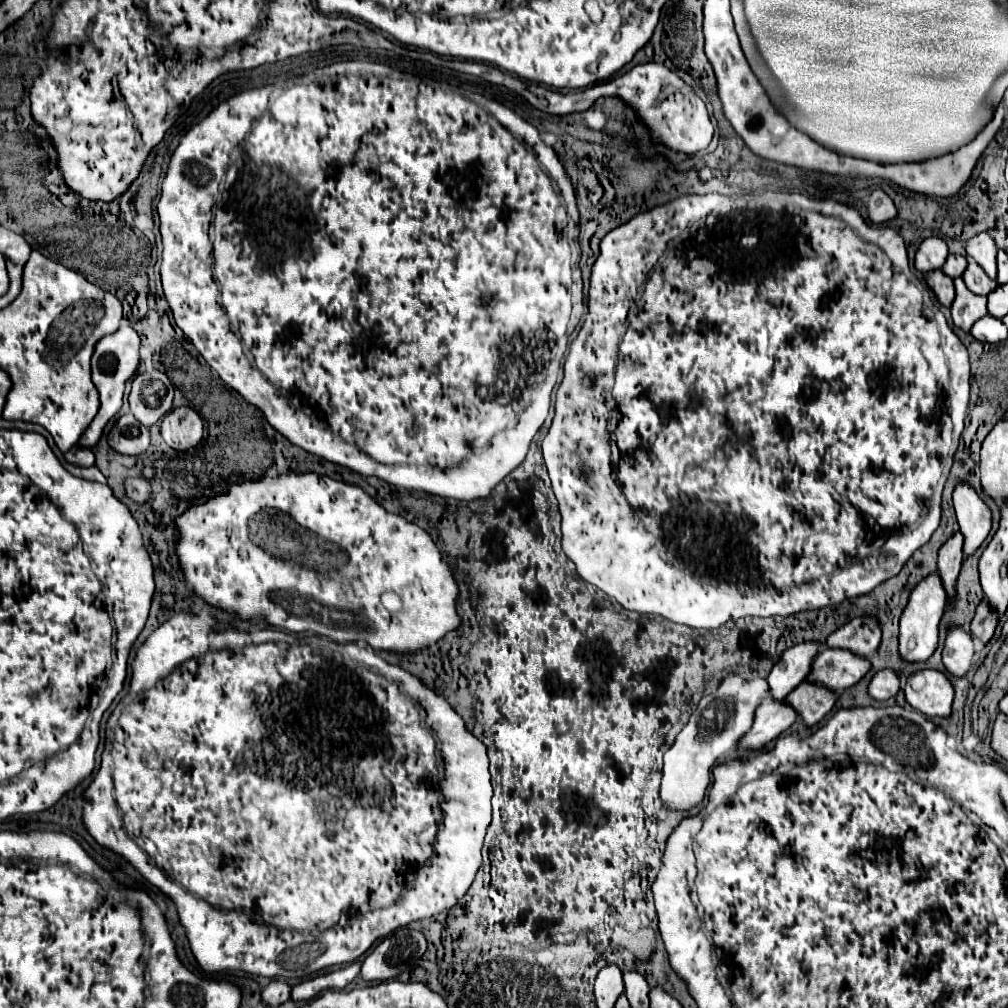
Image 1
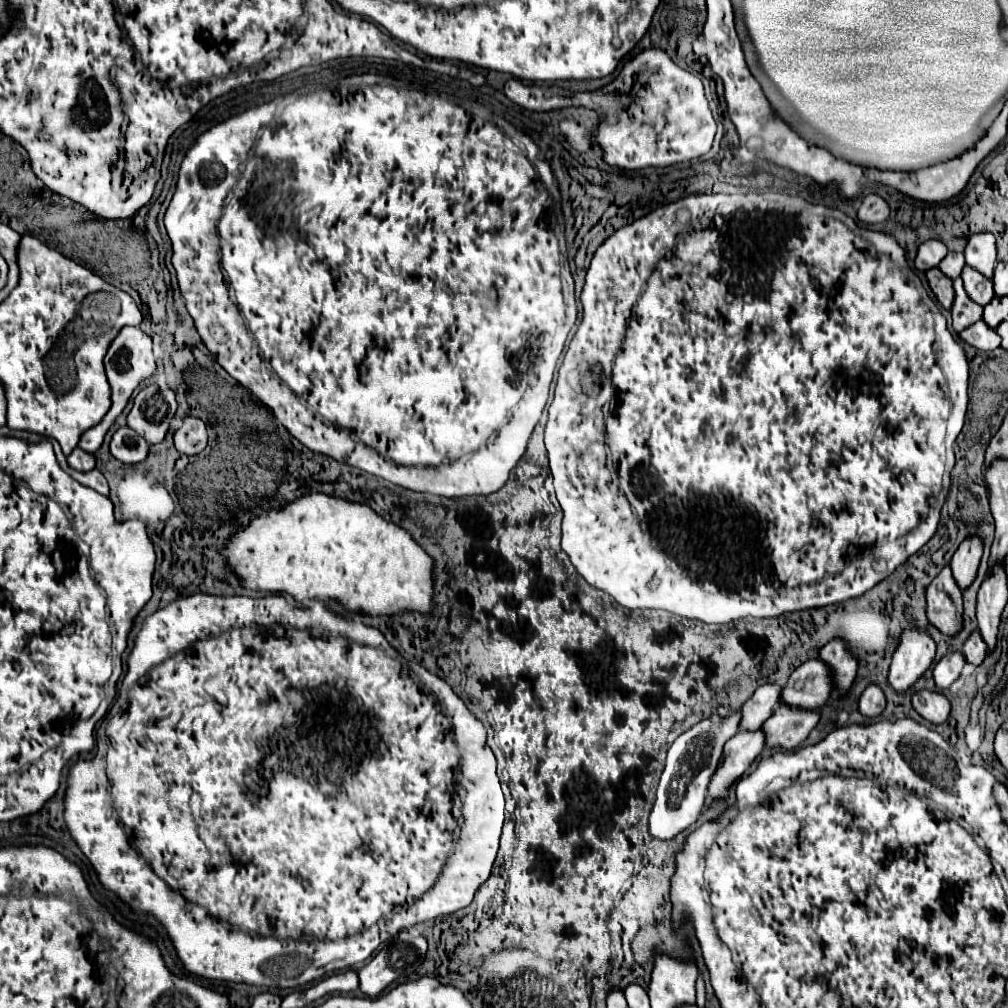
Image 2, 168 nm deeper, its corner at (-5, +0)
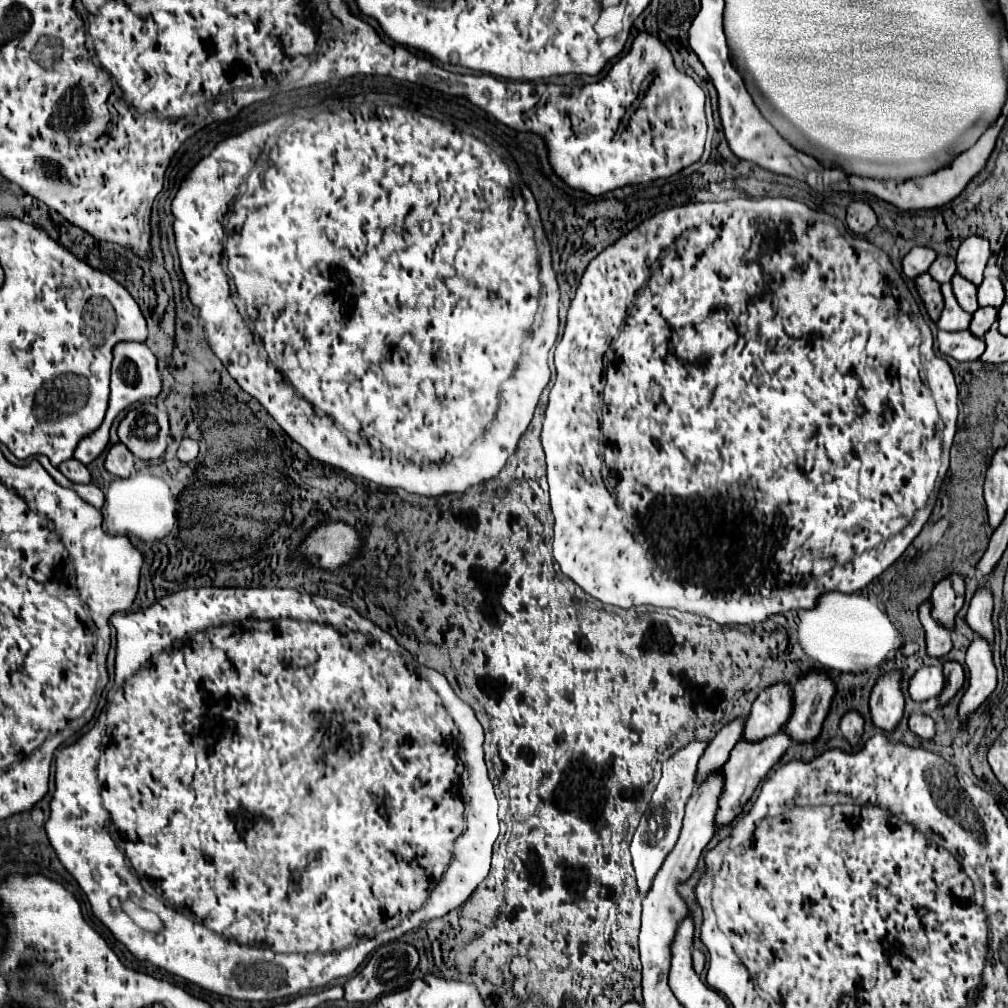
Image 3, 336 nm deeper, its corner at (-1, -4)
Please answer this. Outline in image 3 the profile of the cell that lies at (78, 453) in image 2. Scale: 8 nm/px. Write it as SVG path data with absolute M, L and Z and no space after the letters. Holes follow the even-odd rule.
M68 459L68 461L62 463L58 469L60 469L60 473L62 473L64 477L68 477L68 479L74 481L74 483L90 483L90 471L86 469L86 465L82 465L82 463L76 461L76 459Z

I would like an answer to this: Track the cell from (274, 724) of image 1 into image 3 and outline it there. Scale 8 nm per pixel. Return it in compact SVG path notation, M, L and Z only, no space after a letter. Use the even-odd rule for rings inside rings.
M198 587L166 595L142 611L114 613L110 623L116 629L116 661L114 688L107 694L106 716L98 718L88 733L58 751L56 791L50 801L50 817L44 829L60 863L86 893L94 917L106 925L116 941L120 941L138 961L148 961L198 985L200 989L238 1001L294 997L310 989L324 987L338 977L352 975L376 947L396 941L406 931L420 927L424 921L442 917L460 907L478 883L484 881L490 871L492 845L498 837L498 801L484 765L482 725L476 717L472 717L474 711L464 707L464 703L454 695L442 673L420 665L374 621L352 607L340 605L336 599L308 595L296 589ZM180 635L190 637L178 639ZM176 639L178 643L174 643ZM382 641L388 641L388 647L384 647ZM152 655L154 659L150 659ZM148 659L150 663L146 663ZM136 671L138 675L134 675ZM105 732L103 745L102 734ZM110 821L116 827L114 837L110 833ZM142 881L152 887L152 893L142 887ZM112 895L118 899L132 899L136 903L142 901L144 909L158 913L164 921L164 929L160 931L164 941L154 941L156 933L148 933L134 925L122 909L112 913L108 903Z

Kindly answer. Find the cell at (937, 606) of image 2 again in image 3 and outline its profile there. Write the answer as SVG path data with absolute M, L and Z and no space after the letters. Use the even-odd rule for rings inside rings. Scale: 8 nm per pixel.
M922 603L920 607L920 621L926 629L926 653L930 657L944 657L952 649L950 641L950 631L940 627L932 617L930 617L930 603Z

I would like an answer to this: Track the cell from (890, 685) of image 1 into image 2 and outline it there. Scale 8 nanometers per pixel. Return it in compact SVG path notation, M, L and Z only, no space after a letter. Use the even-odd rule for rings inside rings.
M868 685L860 697L860 713L866 717L876 717L886 709L886 695L878 685Z

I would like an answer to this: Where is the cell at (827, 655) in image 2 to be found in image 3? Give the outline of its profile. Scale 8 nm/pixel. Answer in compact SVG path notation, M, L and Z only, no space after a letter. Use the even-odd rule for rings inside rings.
M808 673L792 687L794 711L784 733L794 743L812 743L822 729L834 697L834 683L824 673Z

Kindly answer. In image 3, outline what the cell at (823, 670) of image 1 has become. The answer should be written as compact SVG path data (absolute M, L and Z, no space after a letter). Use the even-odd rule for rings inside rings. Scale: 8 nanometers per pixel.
M776 683L768 689L764 689L750 713L744 719L744 731L742 739L746 741L762 741L770 735L776 735L782 731L786 719L792 711L792 699L790 699L790 687L786 683Z

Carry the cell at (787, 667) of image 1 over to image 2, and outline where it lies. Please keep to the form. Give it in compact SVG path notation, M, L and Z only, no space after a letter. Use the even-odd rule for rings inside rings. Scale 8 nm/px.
M764 683L760 685L754 695L742 705L742 721L740 729L760 729L762 723L772 715L774 707L778 705L778 695L782 695L780 683Z

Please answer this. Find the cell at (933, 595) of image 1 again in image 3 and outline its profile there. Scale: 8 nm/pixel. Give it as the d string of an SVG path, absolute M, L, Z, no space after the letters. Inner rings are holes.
M886 673L878 679L870 695L872 723L884 733L892 733L904 713L904 695L900 691L900 673Z

